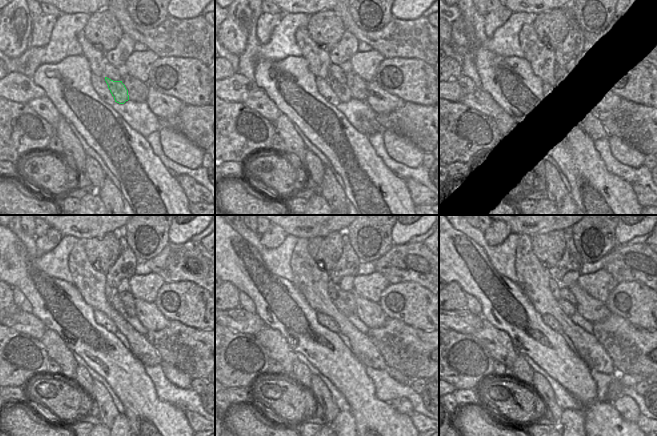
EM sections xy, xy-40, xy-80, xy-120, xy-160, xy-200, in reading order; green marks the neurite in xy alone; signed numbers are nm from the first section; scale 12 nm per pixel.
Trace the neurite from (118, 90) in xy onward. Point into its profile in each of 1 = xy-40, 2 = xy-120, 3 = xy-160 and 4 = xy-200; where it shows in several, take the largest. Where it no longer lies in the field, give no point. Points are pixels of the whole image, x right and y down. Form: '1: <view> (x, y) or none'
1: xy-40 (342, 91)
2: xy-120 (109, 292)
3: xy-160 (332, 288)
4: xy-200 (555, 286)

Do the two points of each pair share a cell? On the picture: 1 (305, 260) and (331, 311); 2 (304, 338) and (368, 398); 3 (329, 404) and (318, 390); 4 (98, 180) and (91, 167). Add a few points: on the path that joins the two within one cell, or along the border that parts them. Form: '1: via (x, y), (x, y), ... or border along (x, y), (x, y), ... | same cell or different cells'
1: via (306, 273), (313, 283), (318, 298) | same cell
2: via (320, 350), (352, 382) | same cell
3: via (326, 401), (321, 393) | same cell
4: via (97, 177), (93, 170) | same cell

